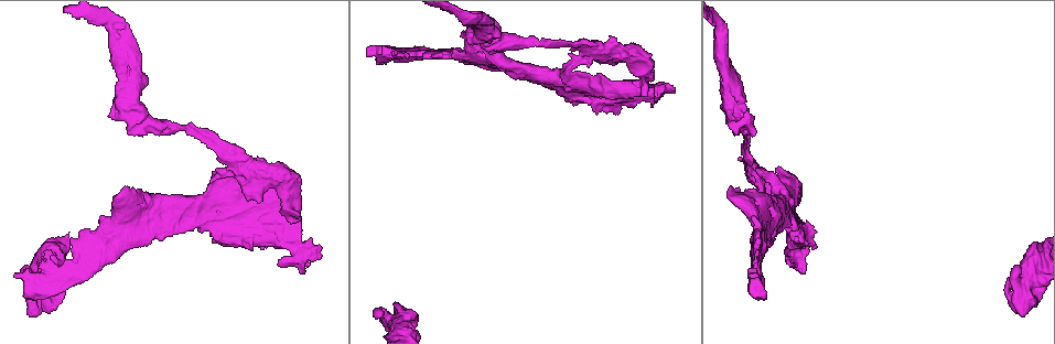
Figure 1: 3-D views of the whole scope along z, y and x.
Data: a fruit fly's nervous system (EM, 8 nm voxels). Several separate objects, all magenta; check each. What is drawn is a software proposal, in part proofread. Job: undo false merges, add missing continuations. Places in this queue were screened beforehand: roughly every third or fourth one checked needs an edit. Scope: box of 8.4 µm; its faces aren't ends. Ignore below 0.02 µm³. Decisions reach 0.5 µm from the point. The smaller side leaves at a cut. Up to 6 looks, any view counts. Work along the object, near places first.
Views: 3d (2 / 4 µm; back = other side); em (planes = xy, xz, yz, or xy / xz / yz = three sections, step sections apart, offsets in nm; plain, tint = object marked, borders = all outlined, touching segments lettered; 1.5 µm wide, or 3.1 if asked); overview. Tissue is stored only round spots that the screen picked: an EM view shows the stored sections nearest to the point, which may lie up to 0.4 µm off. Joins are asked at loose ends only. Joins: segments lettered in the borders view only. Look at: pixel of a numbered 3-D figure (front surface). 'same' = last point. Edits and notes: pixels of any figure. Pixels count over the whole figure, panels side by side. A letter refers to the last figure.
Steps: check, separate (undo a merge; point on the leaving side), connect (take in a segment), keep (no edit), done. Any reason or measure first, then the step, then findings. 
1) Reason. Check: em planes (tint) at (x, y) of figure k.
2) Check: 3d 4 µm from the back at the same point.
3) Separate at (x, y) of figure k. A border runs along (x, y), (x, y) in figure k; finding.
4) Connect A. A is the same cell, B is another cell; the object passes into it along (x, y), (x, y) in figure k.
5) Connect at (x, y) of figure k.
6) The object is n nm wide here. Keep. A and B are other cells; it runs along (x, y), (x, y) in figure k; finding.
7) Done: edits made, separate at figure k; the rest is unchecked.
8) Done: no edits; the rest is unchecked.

Stops while still wide. Check: em planes (tint) at (1020, 314) of figure 1.

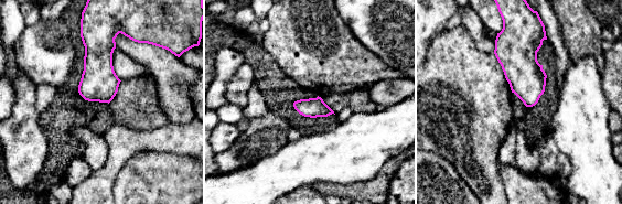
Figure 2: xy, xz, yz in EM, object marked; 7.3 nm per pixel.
What lies round it. Check: em planes (borders) at the same point.

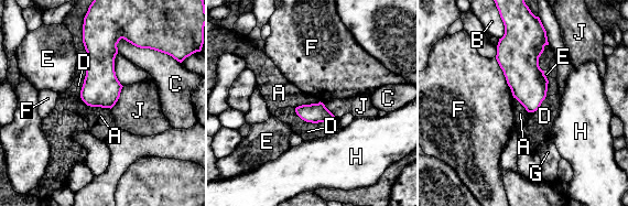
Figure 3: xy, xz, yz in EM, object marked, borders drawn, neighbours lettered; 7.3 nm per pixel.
Keep. A, B, C, D, E, F, G, H and J are other cells; a border runs along (79, 96), (87, 105), (110, 109) in figure 3; none of them fits.

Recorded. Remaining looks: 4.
An open end. Check: em yz step 8 (borders) at (291, 221) of figure 1.

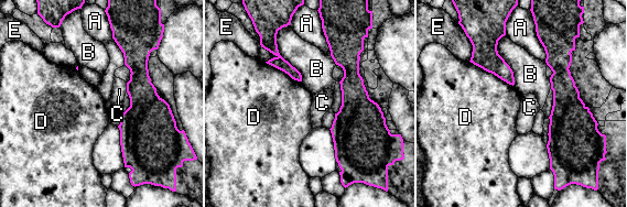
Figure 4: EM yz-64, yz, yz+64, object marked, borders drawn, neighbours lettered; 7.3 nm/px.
Another direction. Check: em planes (borders) at the same point.

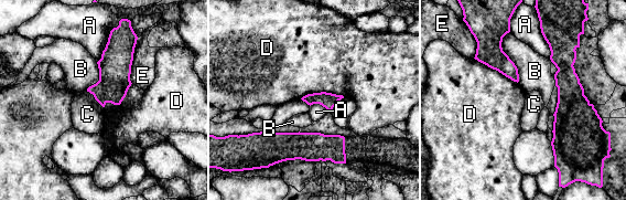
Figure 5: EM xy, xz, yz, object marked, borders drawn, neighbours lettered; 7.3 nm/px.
Keep. A, B, C, D and E are other cells; none of them fits.

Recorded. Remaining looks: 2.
Touches itself. Check: em planes (tint) at (760, 206) of figure 1.

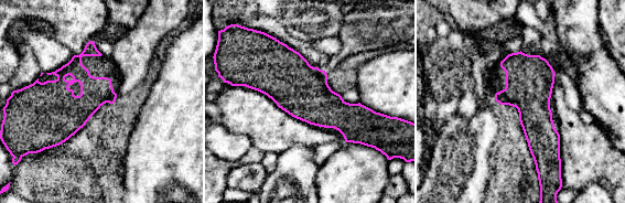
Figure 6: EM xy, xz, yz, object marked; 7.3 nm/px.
Check: em planes (borders) at the same point.

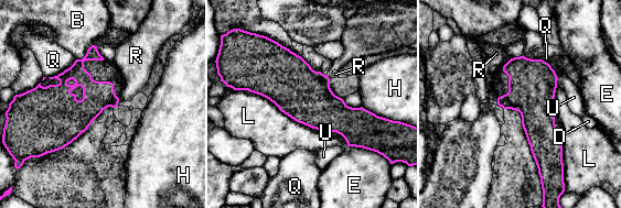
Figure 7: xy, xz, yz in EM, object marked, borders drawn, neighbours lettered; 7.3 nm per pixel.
Keep. B, D, E, H, L, Q, R and U are other cells; a border runs along (237, 89), (346, 141) in figure 7; continuous, no second cell.

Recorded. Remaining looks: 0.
Done: no edits; the rest is unchecked.

